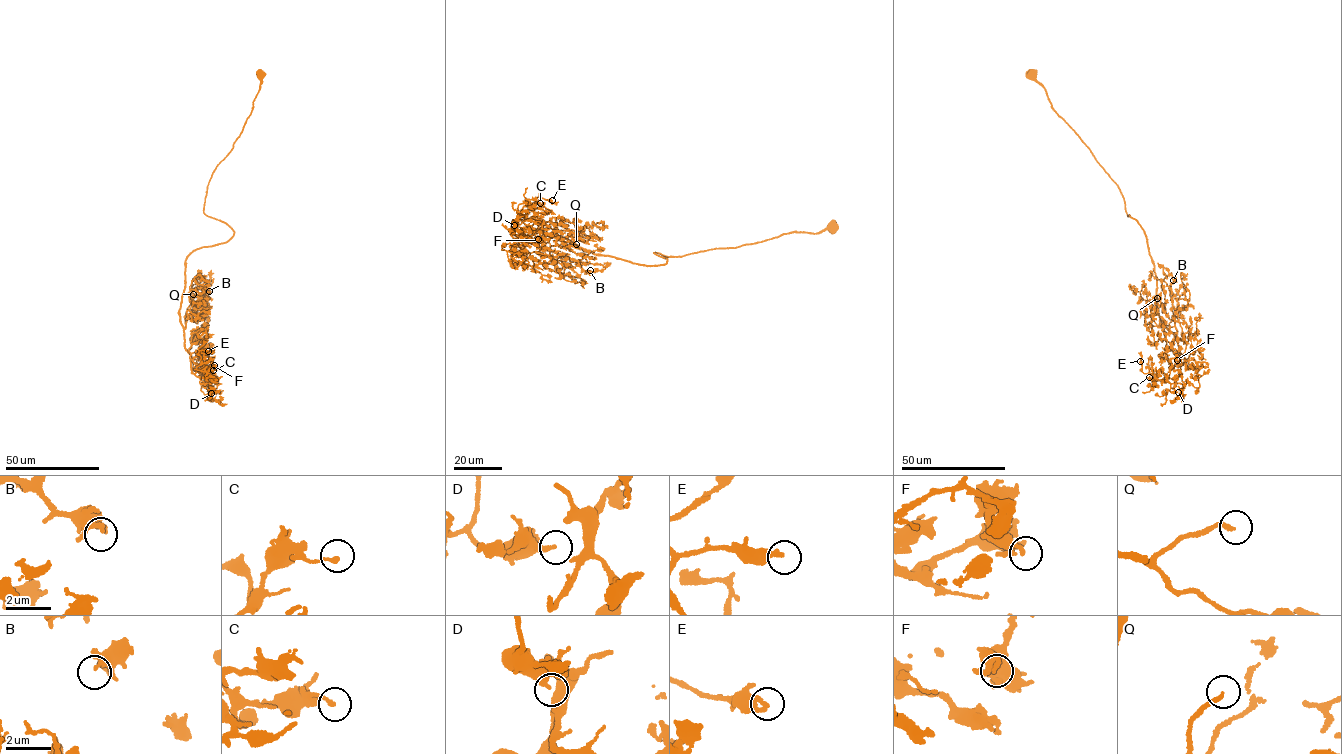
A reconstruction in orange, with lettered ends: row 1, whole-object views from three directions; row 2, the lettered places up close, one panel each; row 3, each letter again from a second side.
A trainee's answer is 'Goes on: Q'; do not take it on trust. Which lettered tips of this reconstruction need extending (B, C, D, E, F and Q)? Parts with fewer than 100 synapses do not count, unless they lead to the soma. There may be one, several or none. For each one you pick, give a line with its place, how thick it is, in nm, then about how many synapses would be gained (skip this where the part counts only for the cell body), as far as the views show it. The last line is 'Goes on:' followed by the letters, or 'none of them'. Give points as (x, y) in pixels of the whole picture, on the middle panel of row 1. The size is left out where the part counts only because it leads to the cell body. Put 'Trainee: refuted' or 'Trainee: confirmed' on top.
Trainee: confirmed
Q: Place: (576, 244). Thickness 180 nm. Roughly 100 synapses
Goes on: Q

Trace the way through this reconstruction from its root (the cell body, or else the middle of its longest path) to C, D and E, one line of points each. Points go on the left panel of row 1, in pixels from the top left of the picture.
C: (260, 75), (204, 202), (203, 213), (233, 235), (185, 261), (185, 349), (193, 373), (213, 370)
D: (260, 75), (204, 202), (203, 213), (233, 235), (185, 261), (185, 349), (211, 393)
E: (260, 75), (204, 202), (203, 213), (233, 235), (185, 261), (179, 313), (193, 373), (198, 352), (208, 351)

